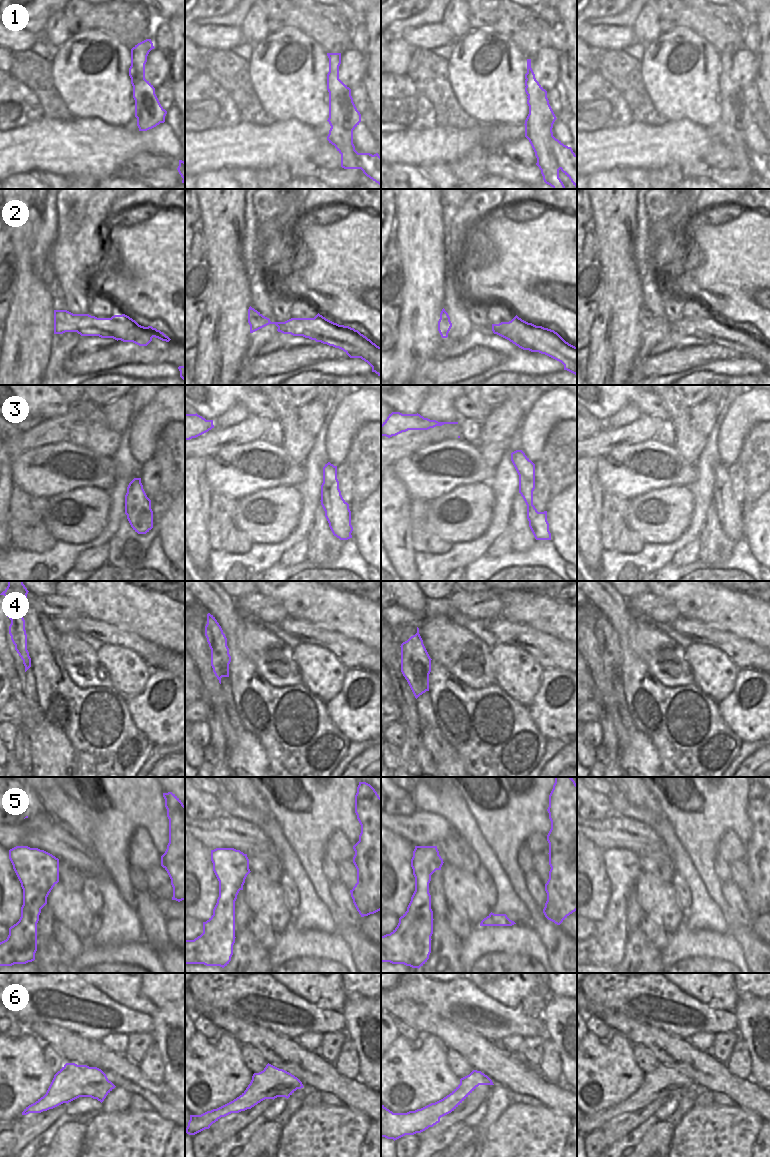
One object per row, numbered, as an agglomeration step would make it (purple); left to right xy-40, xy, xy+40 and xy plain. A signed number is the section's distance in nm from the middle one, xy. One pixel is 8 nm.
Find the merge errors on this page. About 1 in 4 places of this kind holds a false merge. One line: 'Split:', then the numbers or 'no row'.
Split: 1

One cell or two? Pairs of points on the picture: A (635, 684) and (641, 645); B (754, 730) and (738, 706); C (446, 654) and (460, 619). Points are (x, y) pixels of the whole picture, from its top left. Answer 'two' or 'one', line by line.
A: two
B: one
C: two

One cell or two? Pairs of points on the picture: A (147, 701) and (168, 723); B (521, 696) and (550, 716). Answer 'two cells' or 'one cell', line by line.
A: one cell
B: two cells

